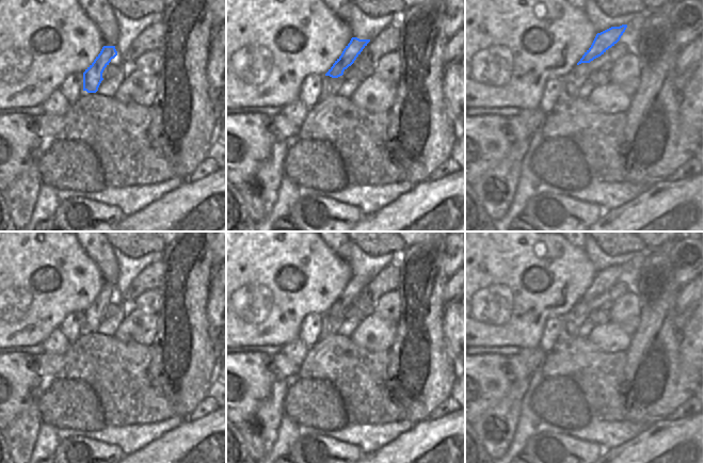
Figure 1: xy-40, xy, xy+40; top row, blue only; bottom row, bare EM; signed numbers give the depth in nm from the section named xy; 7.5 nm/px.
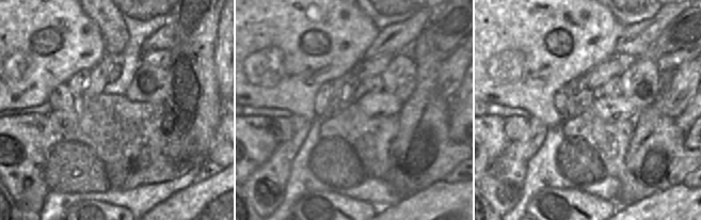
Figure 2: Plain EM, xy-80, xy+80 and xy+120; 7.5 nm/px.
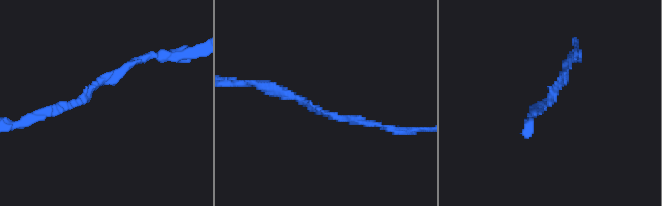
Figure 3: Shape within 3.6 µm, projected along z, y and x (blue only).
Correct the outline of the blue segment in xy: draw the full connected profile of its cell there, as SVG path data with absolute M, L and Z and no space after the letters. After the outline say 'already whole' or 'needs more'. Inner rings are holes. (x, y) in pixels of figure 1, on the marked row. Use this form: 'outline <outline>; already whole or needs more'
outline M352 37L350 43L343 49L341 55L335 61L325 76L338 78L343 75L343 71L351 66L363 49L367 46L370 39L359 39Z; already whole

